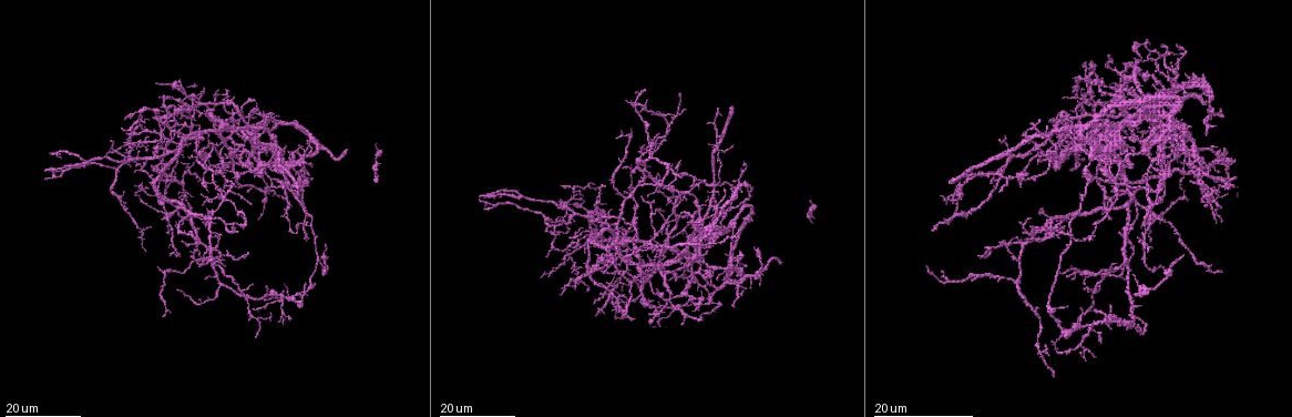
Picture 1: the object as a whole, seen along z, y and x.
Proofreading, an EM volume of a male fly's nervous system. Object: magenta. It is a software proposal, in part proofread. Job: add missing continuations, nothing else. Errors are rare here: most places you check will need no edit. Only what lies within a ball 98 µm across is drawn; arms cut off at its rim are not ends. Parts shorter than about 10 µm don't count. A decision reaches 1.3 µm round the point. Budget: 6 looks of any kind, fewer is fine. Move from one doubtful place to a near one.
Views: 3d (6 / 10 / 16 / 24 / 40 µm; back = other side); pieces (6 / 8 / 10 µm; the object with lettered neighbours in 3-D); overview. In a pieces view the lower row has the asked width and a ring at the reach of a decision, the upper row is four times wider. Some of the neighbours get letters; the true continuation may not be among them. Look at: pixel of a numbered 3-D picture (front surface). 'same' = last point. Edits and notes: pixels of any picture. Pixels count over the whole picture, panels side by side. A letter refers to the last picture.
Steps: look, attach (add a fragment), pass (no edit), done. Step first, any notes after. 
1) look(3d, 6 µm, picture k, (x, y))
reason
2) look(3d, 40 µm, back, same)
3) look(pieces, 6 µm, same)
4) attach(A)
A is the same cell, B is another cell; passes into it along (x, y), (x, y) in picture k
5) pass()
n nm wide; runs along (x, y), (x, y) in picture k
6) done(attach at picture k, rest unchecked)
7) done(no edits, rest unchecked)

look(3d, 24 µm, picture 1, (257, 337))
tapers out

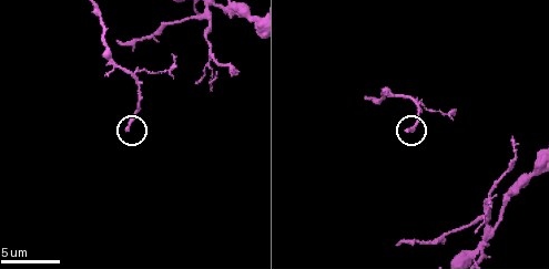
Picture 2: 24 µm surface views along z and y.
look(pieces, 8 µm, picture 2, (129, 129))

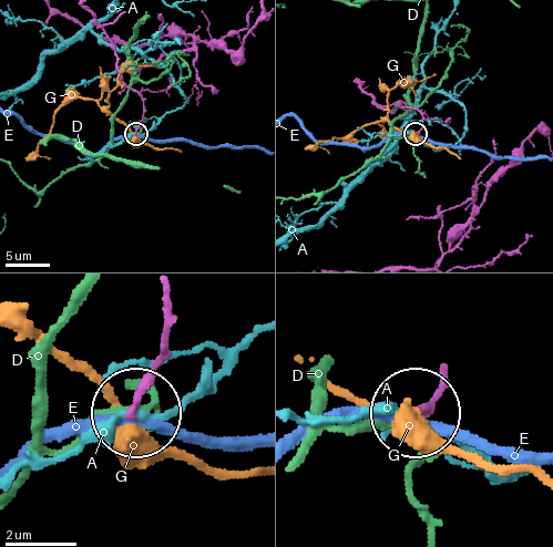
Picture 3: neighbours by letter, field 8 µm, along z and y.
pass()
A, D, E and G are other cells; runs along (169, 310), (165, 354), (135, 405) in picture 3; no lettered fragment goes on from it

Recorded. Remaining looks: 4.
look(pieces, 8 µm, picture 2, (117, 44))
tapers out

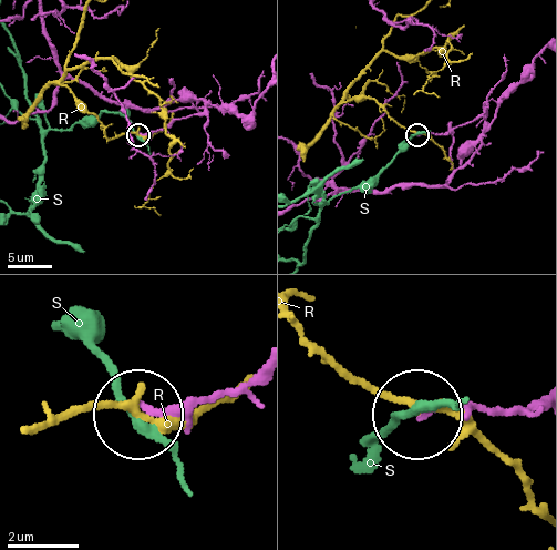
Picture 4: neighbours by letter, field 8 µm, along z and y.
pass()
R and S are other cells; runs along (251, 377), (147, 413) in picture 4; no lettered fragment goes on from it

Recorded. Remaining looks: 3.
look(3d, 16 µm, picture 1, (681, 92))
branch stops here

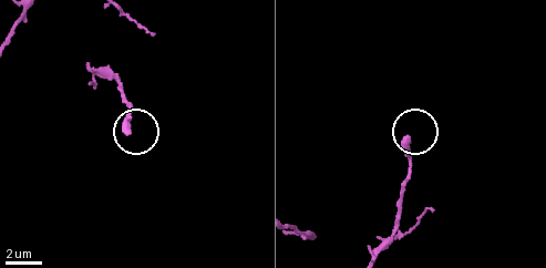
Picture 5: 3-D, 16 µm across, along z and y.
look(pieces, 6 µm, picture 5, (405, 137))
what lies round it

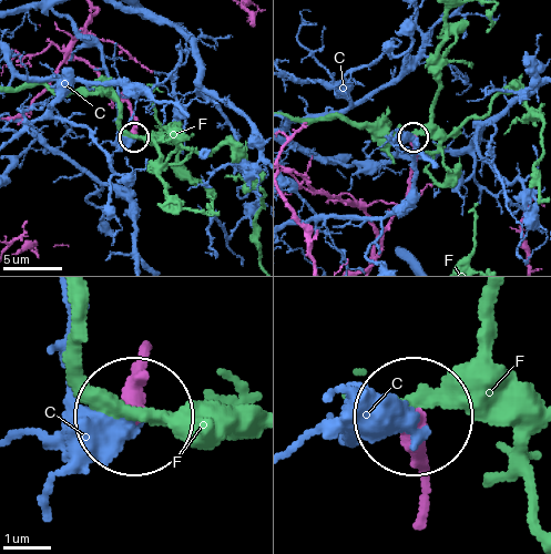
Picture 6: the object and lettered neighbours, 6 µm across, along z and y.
pass()
C and F are other cells; none of them fits

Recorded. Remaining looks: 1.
done(no edits, rest unchecked)

